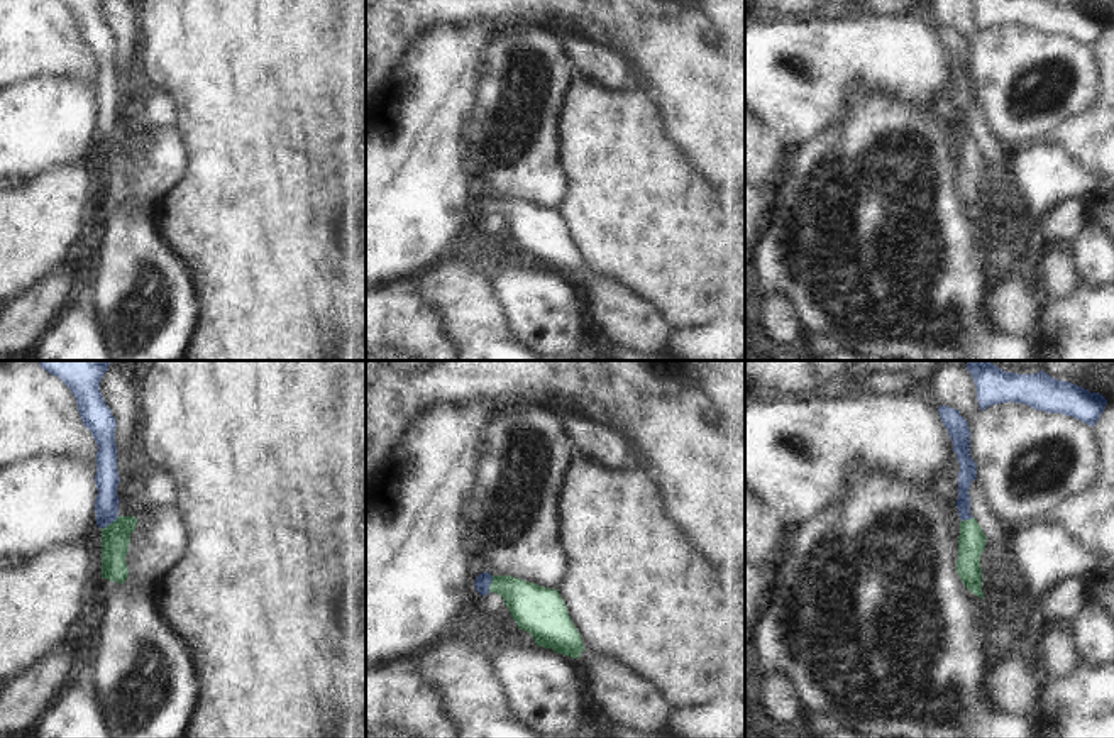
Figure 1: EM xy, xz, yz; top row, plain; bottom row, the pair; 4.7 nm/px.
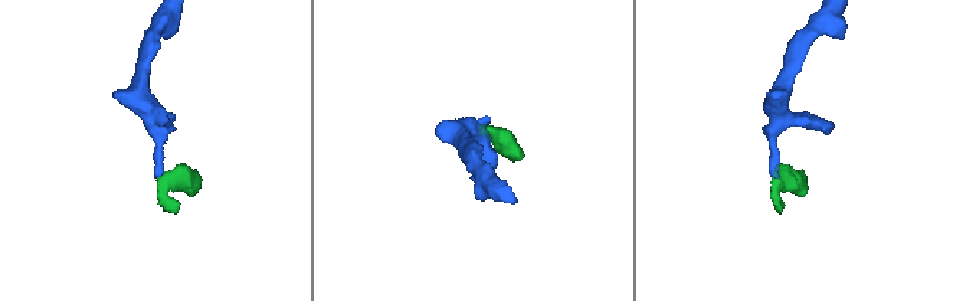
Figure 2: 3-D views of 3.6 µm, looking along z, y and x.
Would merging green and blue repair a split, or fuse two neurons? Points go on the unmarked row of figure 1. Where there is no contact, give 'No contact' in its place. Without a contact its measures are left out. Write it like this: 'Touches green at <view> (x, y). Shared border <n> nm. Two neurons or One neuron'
Touches green at xy (110, 144). Shared border 110 nm. One neuron

